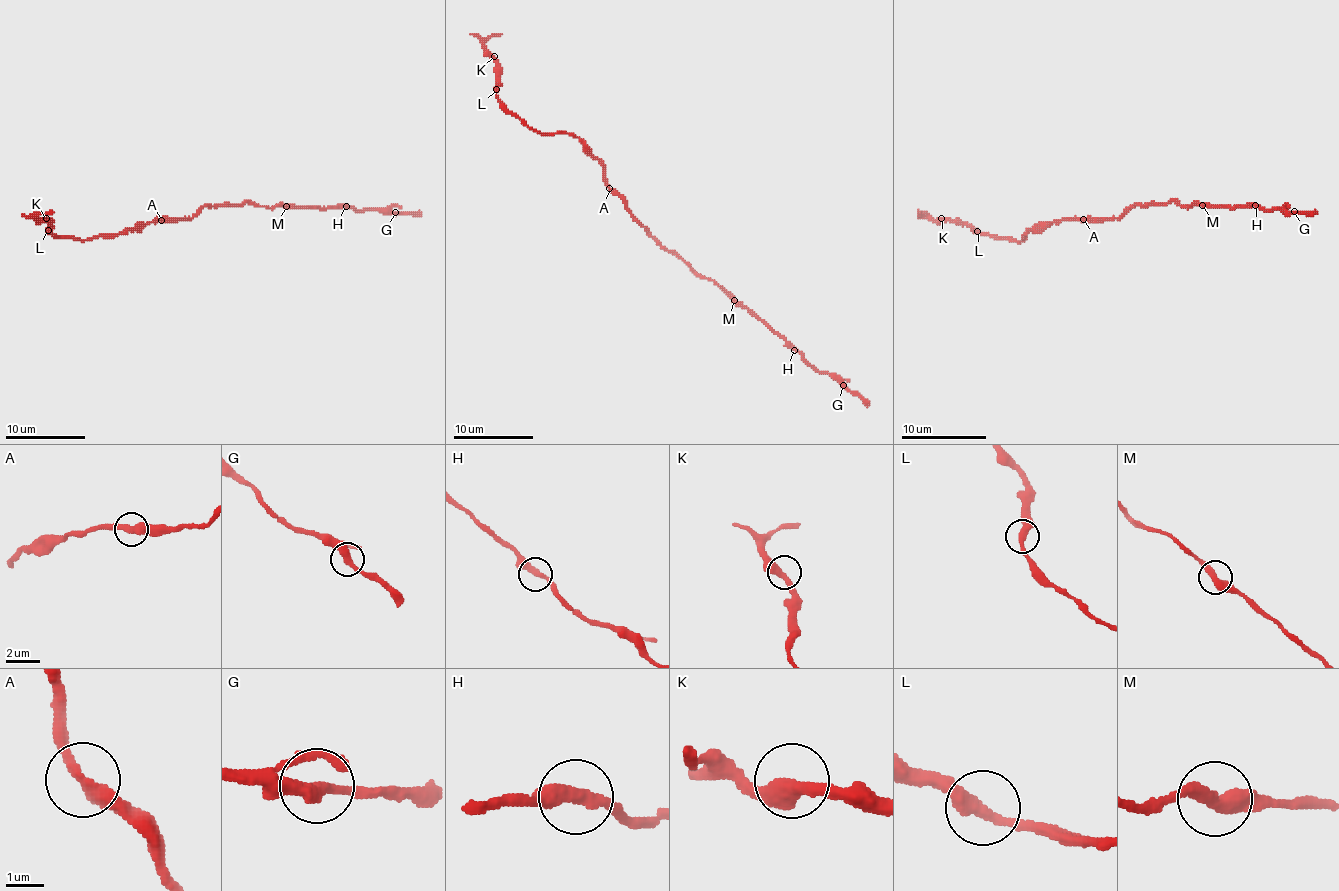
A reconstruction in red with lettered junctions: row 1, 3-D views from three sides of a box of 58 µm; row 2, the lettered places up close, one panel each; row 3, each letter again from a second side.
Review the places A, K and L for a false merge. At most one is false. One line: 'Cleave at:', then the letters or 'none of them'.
Cleave at: none of them

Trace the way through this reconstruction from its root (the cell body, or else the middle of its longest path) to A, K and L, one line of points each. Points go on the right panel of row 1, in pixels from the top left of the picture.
A: (1122, 216), (1084, 220)
K: (1122, 216), (1037, 224), (1020, 241), (975, 233), (965, 224), (941, 218)
L: (1122, 216), (1037, 224), (1020, 241), (999, 239), (977, 231)

